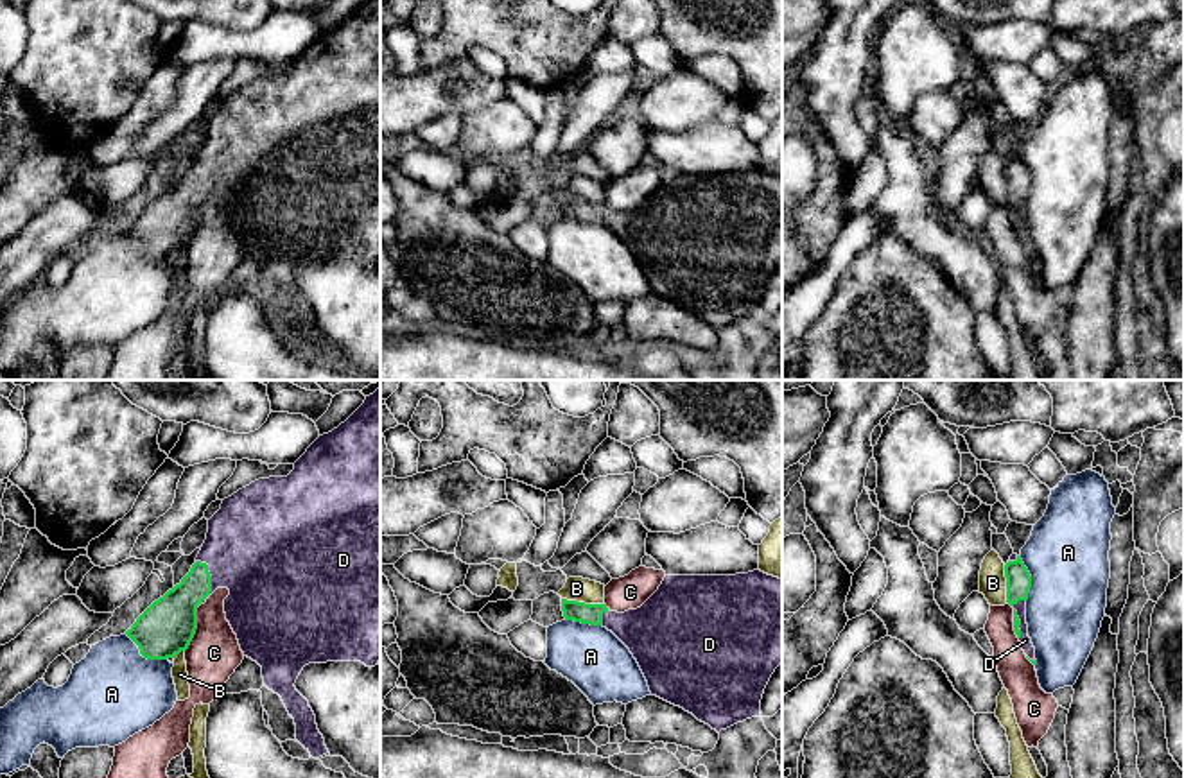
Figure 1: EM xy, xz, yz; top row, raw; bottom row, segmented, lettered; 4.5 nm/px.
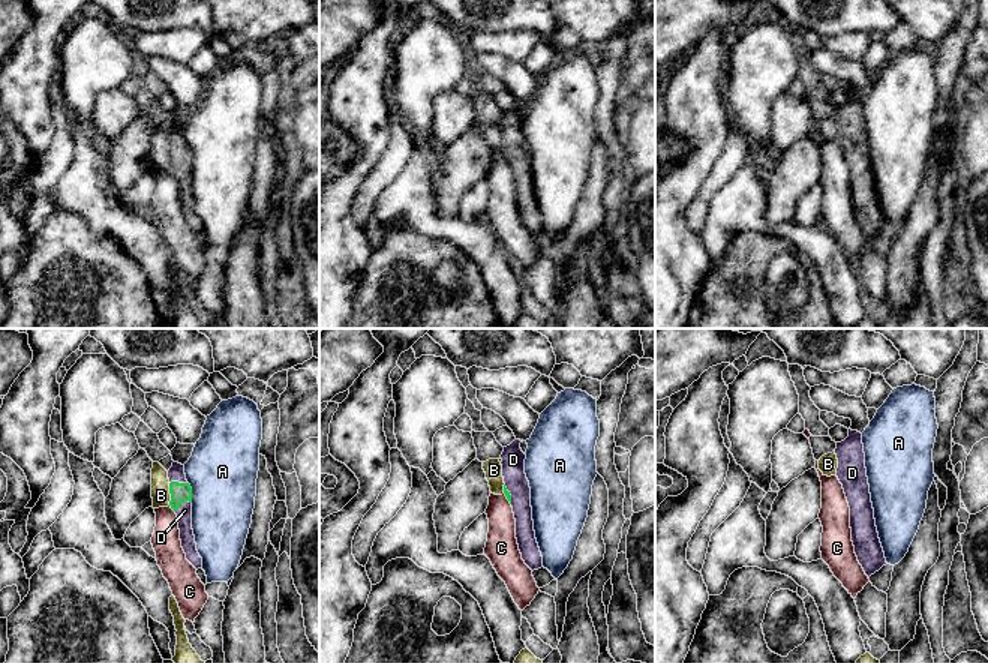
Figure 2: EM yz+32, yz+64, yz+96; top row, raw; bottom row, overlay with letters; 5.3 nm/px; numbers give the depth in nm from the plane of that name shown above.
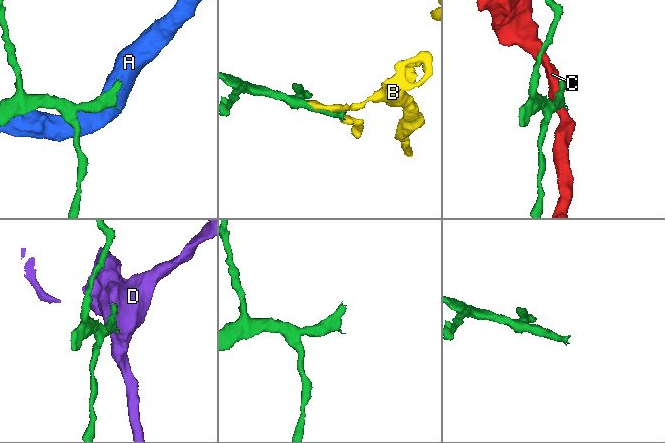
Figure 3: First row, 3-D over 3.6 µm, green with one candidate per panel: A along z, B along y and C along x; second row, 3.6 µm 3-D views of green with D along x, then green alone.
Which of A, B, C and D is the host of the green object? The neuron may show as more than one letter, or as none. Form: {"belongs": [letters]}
{"belongs": ["D"]}

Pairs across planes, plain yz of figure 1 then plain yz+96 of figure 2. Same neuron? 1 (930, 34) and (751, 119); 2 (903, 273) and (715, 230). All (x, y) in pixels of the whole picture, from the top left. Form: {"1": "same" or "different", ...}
{"1": "same", "2": "different"}

